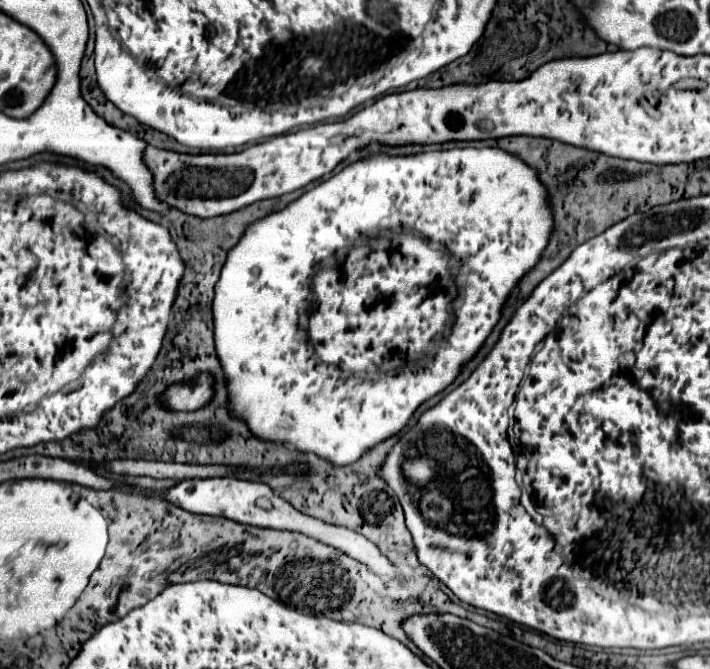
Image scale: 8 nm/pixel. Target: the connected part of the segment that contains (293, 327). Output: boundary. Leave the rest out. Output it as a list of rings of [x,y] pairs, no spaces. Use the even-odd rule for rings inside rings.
[[[453,148],[453,150],[425,152],[413,156],[373,154],[347,166],[337,176],[329,178],[327,182],[321,182],[311,192],[305,192],[285,210],[269,214],[269,218],[261,218],[261,222],[255,222],[245,232],[245,238],[233,248],[233,252],[229,252],[229,258],[221,270],[221,278],[215,286],[213,320],[215,320],[215,346],[229,386],[231,414],[243,418],[249,424],[249,428],[253,428],[253,434],[257,434],[263,440],[291,444],[303,452],[315,452],[331,460],[331,464],[335,466],[345,466],[355,462],[357,458],[361,458],[365,450],[397,434],[407,424],[407,420],[421,402],[435,396],[455,380],[461,364],[467,362],[491,334],[493,326],[501,316],[501,308],[509,298],[509,290],[513,290],[513,286],[517,286],[523,274],[539,262],[547,246],[551,226],[553,226],[553,214],[549,208],[549,196],[545,186],[541,186],[537,172],[525,166],[523,162],[517,162],[513,154],[505,154],[503,150]],[[357,236],[367,238],[367,242],[357,246]],[[443,248],[447,249],[453,260],[461,264],[457,272],[451,270],[449,256],[445,254]],[[309,309],[311,309],[309,326],[305,328],[299,324],[299,316]],[[445,322],[449,324],[449,346],[441,342],[445,338],[443,330]]]

